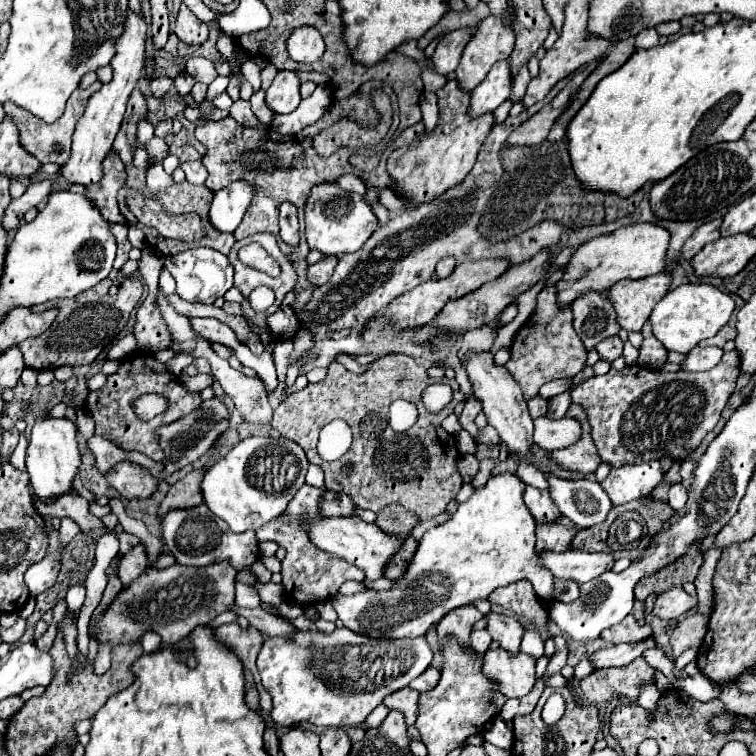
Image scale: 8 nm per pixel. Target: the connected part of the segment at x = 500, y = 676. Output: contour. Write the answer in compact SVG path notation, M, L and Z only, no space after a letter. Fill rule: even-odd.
M495 649L485 653L483 673L497 681L497 689L507 697L525 697L535 685L535 657L527 653L507 653Z

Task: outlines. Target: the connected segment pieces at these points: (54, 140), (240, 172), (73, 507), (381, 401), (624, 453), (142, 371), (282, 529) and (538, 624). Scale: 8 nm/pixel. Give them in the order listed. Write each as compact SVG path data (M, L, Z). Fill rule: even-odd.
M95 81L95 83L93 83L91 87L87 87L85 91L77 91L77 93L75 93L77 99L69 99L69 101L67 101L67 107L65 107L65 113L63 113L55 123L51 123L51 125L47 125L45 121L41 121L39 117L35 117L35 115L29 113L27 109L17 107L17 105L11 103L11 101L7 101L3 107L5 107L5 111L13 117L13 121L17 123L19 133L21 133L21 145L23 145L31 155L35 155L41 163L49 163L49 161L51 161L51 163L63 165L63 163L69 159L69 155L71 155L71 137L73 137L77 119L83 115L83 109L85 109L85 105L87 105L87 99L91 97L91 93L93 93L95 89L99 89L99 85L101 85L101 81Z
M372 80L363 84L359 88L357 96L347 97L347 99L335 99L331 109L327 109L327 113L311 127L303 129L297 135L281 135L277 131L271 133L259 133L251 127L241 127L233 117L225 117L221 121L205 121L201 125L197 125L195 129L195 137L205 145L207 153L203 157L203 165L209 171L207 183L205 187L211 191L219 191L223 187L227 187L231 181L239 179L239 177L247 177L251 183L257 185L255 197L241 221L241 225L237 227L235 237L237 239L245 239L247 235L255 235L255 233L273 233L279 239L279 227L277 227L277 213L279 213L279 205L283 201L291 201L297 205L299 209L299 225L300 225L300 242L295 249L291 249L289 245L285 245L283 241L279 241L281 251L291 259L291 261L303 261L309 255L309 247L305 238L305 203L307 197L311 195L311 189L319 183L333 183L335 179L339 179L345 173L353 173L355 169L349 165L349 157L353 155L353 151L349 147L341 147L339 151L335 151L329 157L323 157L315 151L313 147L313 137L317 133L321 133L323 129L335 125L339 119L351 119L355 123L361 125L375 125L380 120L380 115L374 109L371 101L371 91L380 87L383 88L384 83L378 80ZM305 151L305 161L303 163L295 163L293 155Z
M67 493L67 495L61 495L59 501L53 505L45 505L45 503L35 501L35 507L39 509L39 513L43 513L45 519L71 517L75 523L79 523L81 531L91 531L97 539L105 533L105 527L101 525L101 521L89 513L89 501L85 497Z
M405 353L381 355L367 365L365 373L347 371L335 361L329 365L329 373L323 381L309 383L305 389L287 395L275 409L271 425L281 435L299 443L305 449L309 463L323 467L327 489L351 495L361 509L379 513L389 505L401 505L415 513L419 521L427 521L443 513L447 503L457 497L463 485L457 467L461 455L457 451L455 437L441 427L441 421L453 413L455 405L465 399L465 393L455 379L443 377L441 383L449 383L453 387L453 401L441 413L431 415L421 407L421 393L431 383L437 383L437 379L429 379L425 367L419 367L413 357ZM395 399L419 405L419 419L405 433L397 433L389 427L389 403ZM337 417L349 423L353 431L353 445L339 461L327 463L317 453L317 439L319 431ZM347 461L355 467L351 477L341 473L341 467Z
M735 349L727 351L723 359L705 373L665 373L631 365L583 381L573 387L571 399L573 403L583 405L589 415L591 435L595 437L601 461L607 461L613 467L647 463L667 455L673 461L683 461L717 425L727 399L735 391L735 381L741 375L739 367L741 357Z
M143 353L143 355L135 355L129 357L121 363L119 371L109 375L107 383L99 389L99 399L97 399L97 407L91 411L93 419L95 419L95 433L103 435L105 439L109 439L111 443L115 443L117 447L125 449L125 451L139 451L147 457L151 457L153 461L163 461L163 449L159 443L159 435L157 429L165 427L173 421L179 421L181 417L193 413L195 409L199 409L201 399L199 393L191 393L187 391L167 369L165 365L157 363L153 359L153 355ZM147 393L159 393L167 399L167 411L143 421L137 417L137 413L133 411L133 403L137 397L147 395Z
M303 485L299 489L299 493L295 495L295 499L287 505L285 513L281 517L277 517L275 521L269 521L267 525L263 525L261 529L257 529L257 541L275 541L277 545L281 545L287 555L285 559L281 561L281 575L283 575L283 589L285 589L285 595L289 601L293 601L293 591L303 591L303 601L327 601L331 597L335 597L339 593L339 587L349 581L349 579L357 579L357 581L363 581L365 579L365 573L339 559L339 557L331 557L331 553L325 553L321 549L317 549L311 539L307 537L307 527L305 523L311 523L311 521L317 521L317 519L323 519L323 513L321 513L321 503L323 503L323 493L325 489L321 487L313 487L313 485Z
M521 579L517 583L499 587L489 595L489 601L497 603L505 609L511 609L517 617L531 621L535 625L535 631L539 633L539 637L543 641L547 641L551 637L551 633L549 633L549 611L541 603L541 599L537 597L531 581Z

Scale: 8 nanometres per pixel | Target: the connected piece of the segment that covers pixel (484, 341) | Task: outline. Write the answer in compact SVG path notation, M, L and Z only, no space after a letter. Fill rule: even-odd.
M489 323L489 325L483 325L479 329L473 329L473 331L467 331L463 335L463 341L461 341L461 347L459 347L459 359L463 359L463 355L467 351L489 351L497 339L497 333L499 333L499 325L495 323Z

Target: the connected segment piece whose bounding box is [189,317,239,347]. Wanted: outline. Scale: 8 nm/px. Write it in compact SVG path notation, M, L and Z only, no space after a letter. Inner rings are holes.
M191 317L189 321L191 321L191 327L195 327L193 331L205 337L207 341L217 341L227 347L235 347L235 343L239 343L233 329L213 317Z

